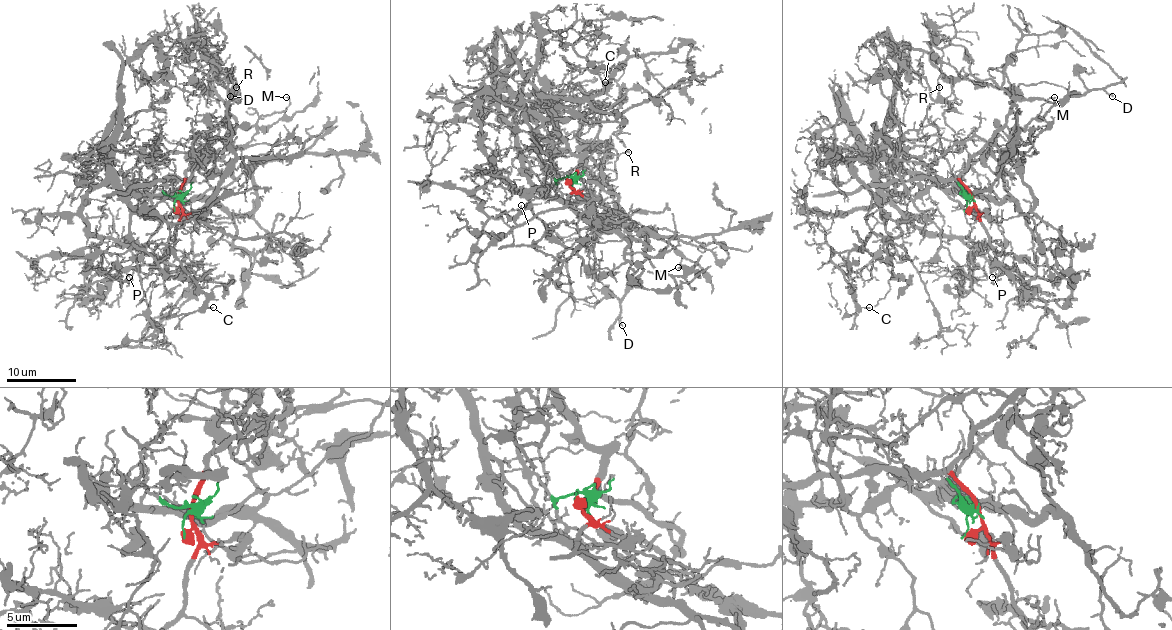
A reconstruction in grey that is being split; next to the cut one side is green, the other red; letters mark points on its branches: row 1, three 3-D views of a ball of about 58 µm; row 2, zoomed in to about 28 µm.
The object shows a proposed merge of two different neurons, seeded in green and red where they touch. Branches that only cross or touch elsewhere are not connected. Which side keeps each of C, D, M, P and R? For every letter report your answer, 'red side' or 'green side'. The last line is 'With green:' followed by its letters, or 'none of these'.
C: green side
D: red side
M: red side
P: red side
R: red side
With green: C

